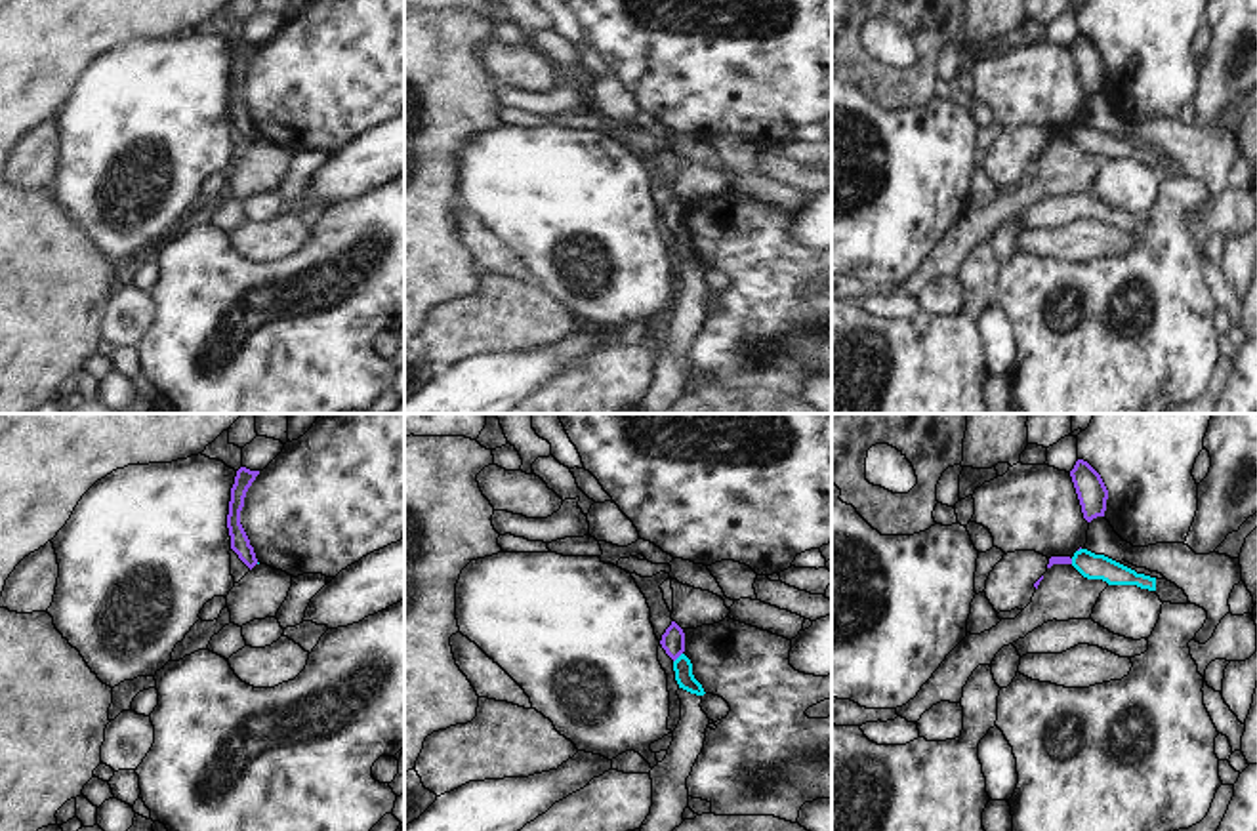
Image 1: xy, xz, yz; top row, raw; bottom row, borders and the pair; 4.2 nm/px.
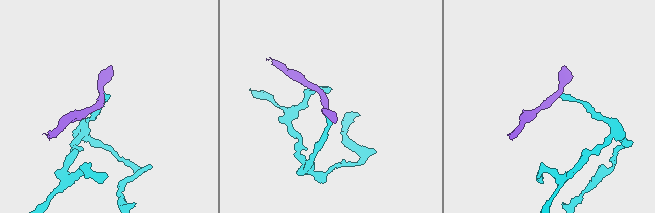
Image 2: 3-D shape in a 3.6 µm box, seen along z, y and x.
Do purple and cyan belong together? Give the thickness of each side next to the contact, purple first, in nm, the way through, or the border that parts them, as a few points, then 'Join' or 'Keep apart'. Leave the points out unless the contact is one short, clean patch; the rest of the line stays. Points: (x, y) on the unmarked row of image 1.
Thickness 100 nm (purple) against 80 nm. Boundary: xz (681, 225), (674, 235). Keep apart.

